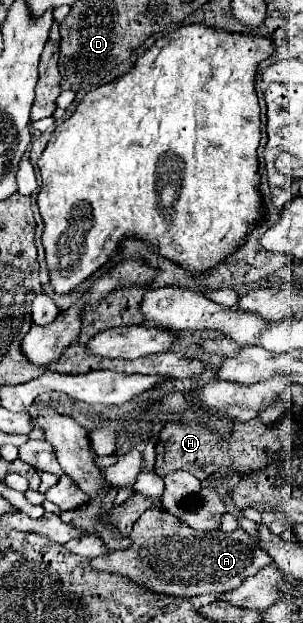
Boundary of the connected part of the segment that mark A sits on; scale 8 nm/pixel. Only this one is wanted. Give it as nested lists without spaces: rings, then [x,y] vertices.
[[[148,509],[146,513],[142,513],[140,519],[134,523],[130,537],[134,541],[130,549],[112,551],[108,555],[96,557],[92,559],[92,567],[96,567],[98,571],[112,571],[112,573],[126,575],[134,581],[146,583],[146,587],[152,589],[154,593],[166,593],[174,597],[194,597],[194,595],[204,595],[204,593],[234,591],[236,587],[242,585],[246,577],[256,575],[262,567],[272,563],[272,557],[264,549],[260,549],[244,529],[236,529],[232,533],[208,531],[200,535],[200,531],[192,531],[184,527],[184,523],[180,523],[178,519],[172,519],[168,511],[158,511],[158,509],[156,511]]]

